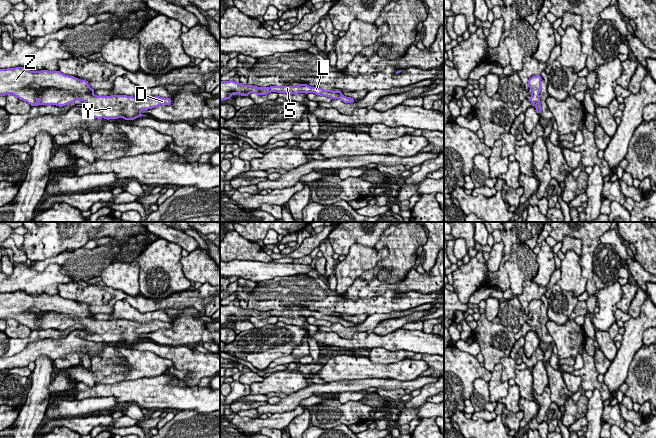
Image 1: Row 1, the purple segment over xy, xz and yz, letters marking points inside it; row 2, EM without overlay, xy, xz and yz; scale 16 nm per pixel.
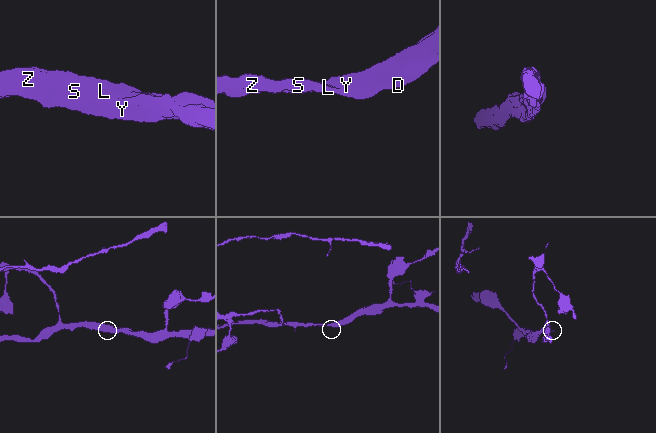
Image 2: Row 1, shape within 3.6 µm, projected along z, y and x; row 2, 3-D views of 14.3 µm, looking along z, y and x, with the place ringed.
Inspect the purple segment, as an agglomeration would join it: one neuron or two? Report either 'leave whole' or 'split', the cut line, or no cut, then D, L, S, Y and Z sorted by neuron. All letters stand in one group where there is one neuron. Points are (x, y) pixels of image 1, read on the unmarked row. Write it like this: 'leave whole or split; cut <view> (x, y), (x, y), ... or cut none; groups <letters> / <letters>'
leave whole; cut none; groups D L S Y Z

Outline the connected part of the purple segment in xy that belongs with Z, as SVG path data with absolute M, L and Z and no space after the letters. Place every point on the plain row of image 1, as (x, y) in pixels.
M15 291L0 293L0 320L12 318L20 324L26 325L32 330L38 329L56 329L59 331L72 328L75 324L84 325L84 329L77 329L86 331L88 334L84 337L87 341L97 343L105 342L125 344L134 344L138 341L146 340L140 337L141 334L148 334L159 329L170 329L172 327L170 322L163 322L159 320L150 321L147 323L140 323L127 319L111 319L111 320L97 320L94 318L94 313L88 309L87 304L81 304L74 300L69 300L60 295L30 295L24 291Z

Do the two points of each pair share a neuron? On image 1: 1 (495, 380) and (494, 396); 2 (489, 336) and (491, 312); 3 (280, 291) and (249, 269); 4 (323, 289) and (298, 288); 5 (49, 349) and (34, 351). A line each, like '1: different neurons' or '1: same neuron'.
1: same neuron
2: different neurons
3: different neurons
4: same neuron
5: same neuron

